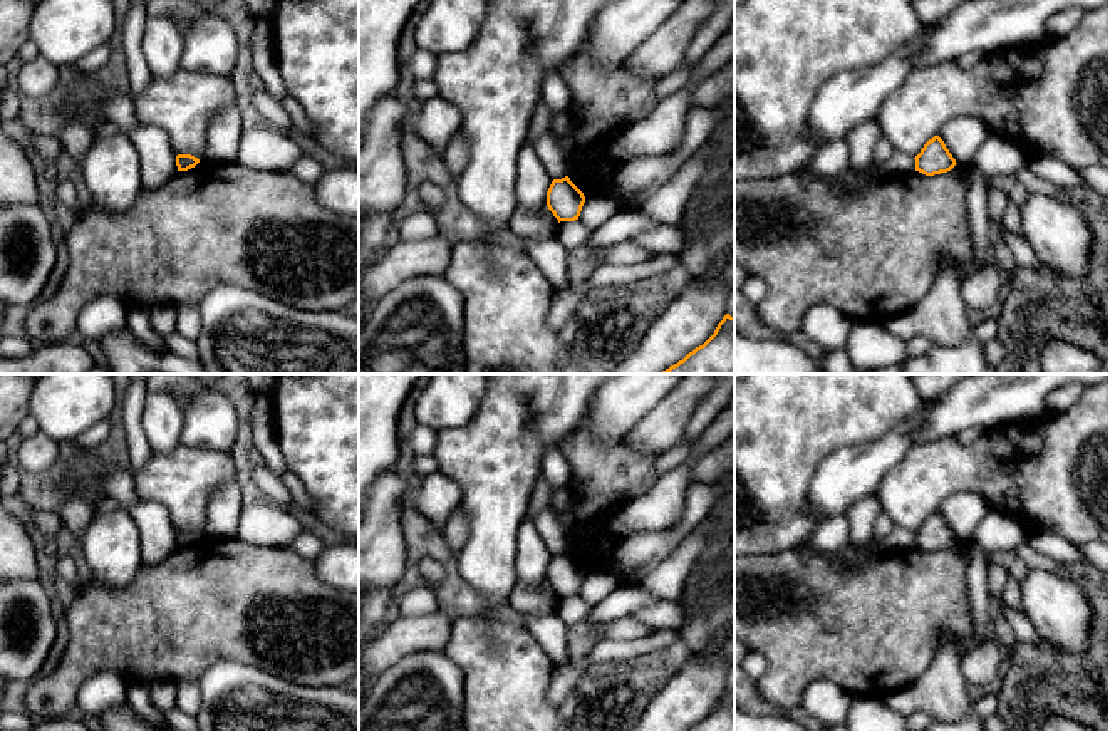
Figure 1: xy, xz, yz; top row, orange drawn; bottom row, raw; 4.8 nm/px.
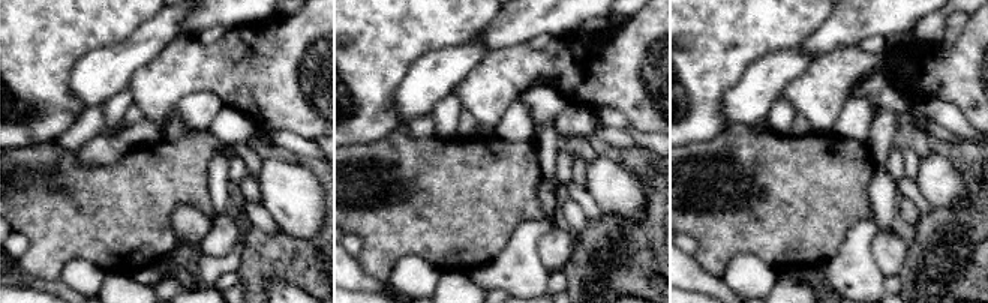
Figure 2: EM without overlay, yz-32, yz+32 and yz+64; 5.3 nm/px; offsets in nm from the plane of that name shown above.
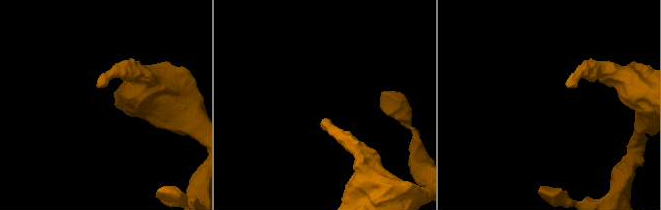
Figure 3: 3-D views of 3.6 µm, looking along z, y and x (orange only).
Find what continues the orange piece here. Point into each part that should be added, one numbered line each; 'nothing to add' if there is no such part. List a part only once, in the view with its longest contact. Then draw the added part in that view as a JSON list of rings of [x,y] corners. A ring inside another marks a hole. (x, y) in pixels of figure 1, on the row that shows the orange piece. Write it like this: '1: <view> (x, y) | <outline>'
nothing to add

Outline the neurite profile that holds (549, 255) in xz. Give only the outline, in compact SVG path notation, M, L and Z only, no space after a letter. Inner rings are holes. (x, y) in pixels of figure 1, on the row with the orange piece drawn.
M553 236L526 240L525 250L545 278L558 290L568 287L567 248Z

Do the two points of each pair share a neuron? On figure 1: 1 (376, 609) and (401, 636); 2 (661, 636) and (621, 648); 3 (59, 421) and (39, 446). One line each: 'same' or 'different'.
1: different
2: same
3: different

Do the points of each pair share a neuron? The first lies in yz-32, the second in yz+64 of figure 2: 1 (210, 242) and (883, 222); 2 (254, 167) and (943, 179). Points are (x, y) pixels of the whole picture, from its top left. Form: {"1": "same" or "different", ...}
{"1": "different", "2": "different"}

